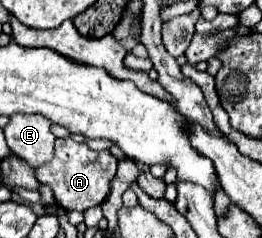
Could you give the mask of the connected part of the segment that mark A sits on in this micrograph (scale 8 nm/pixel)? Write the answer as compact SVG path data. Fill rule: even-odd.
M57 139L53 161L37 167L35 173L43 185L51 187L59 207L65 211L87 211L89 207L103 205L111 193L111 181L117 173L117 159L109 151L91 151L85 143L75 143L73 139Z

